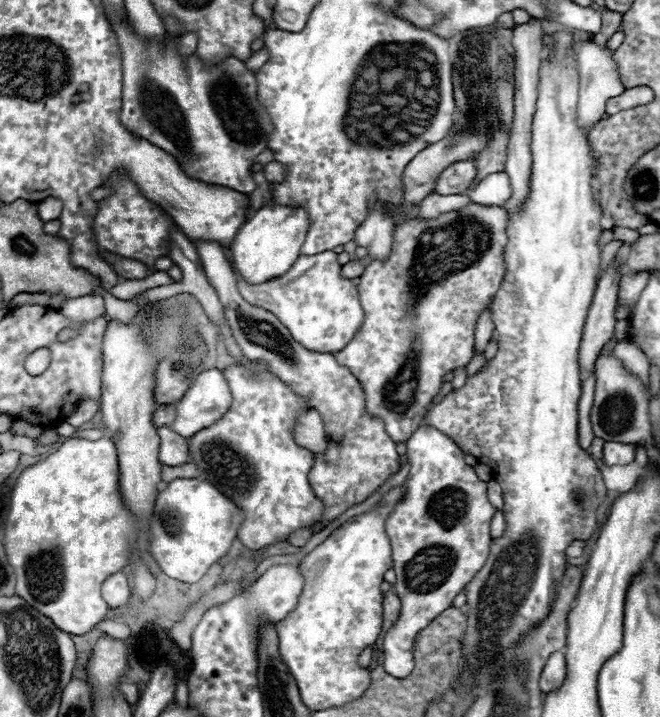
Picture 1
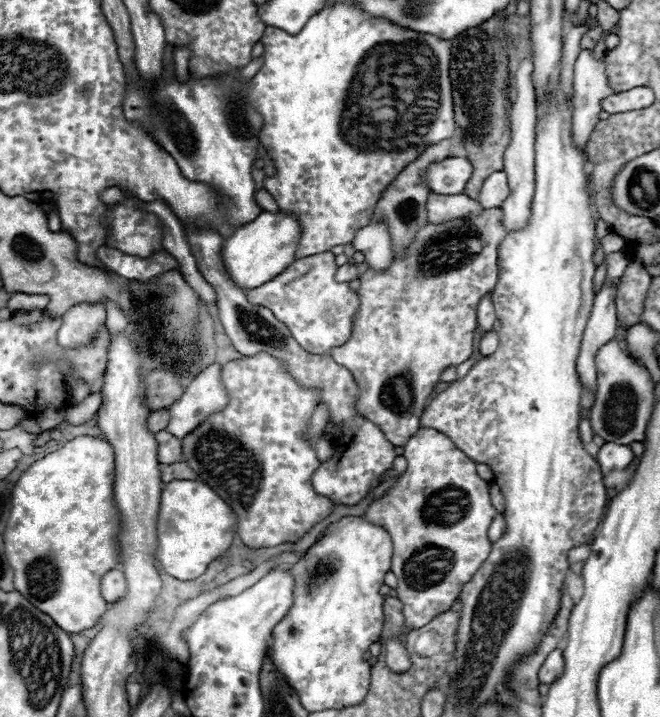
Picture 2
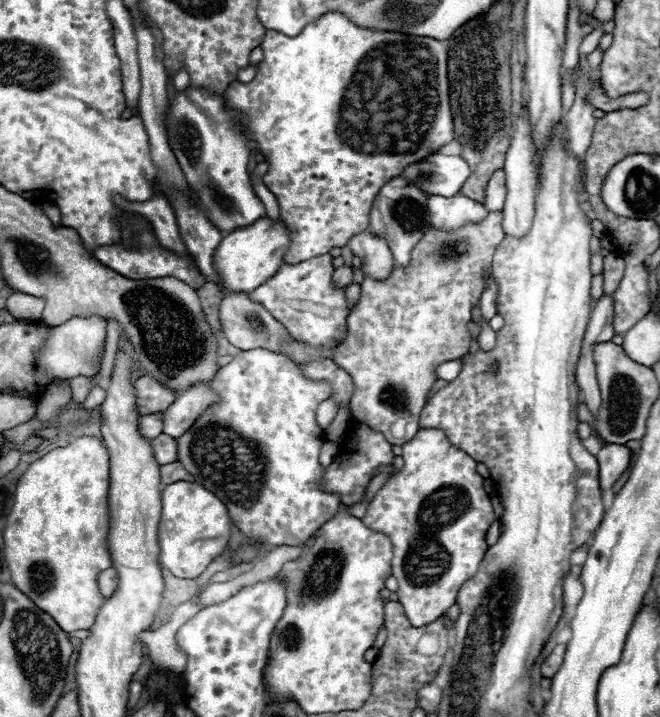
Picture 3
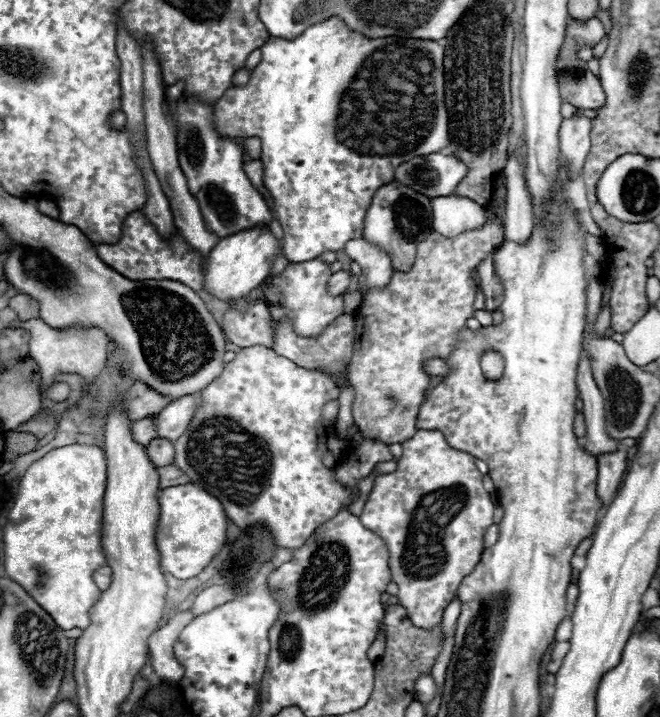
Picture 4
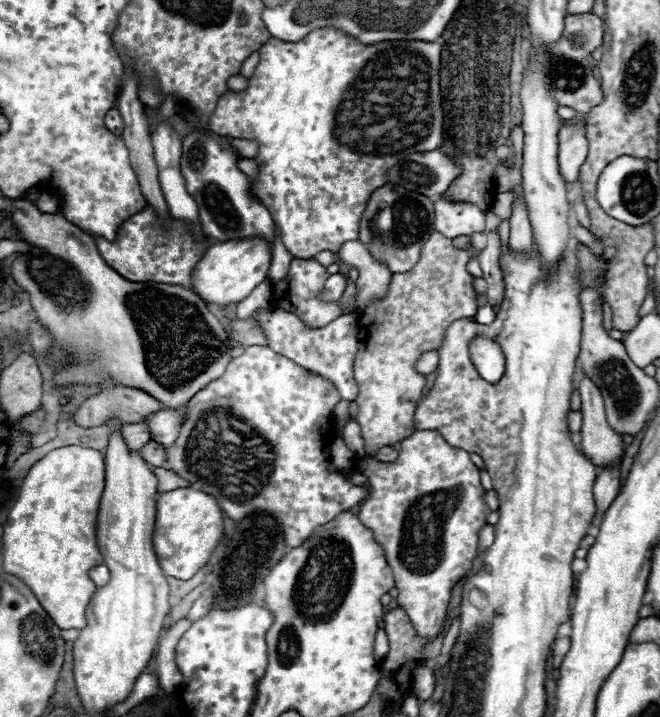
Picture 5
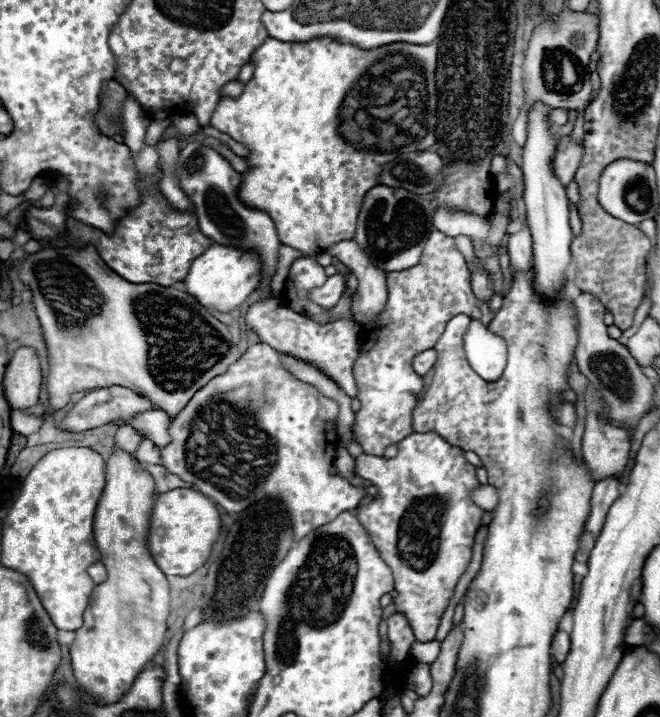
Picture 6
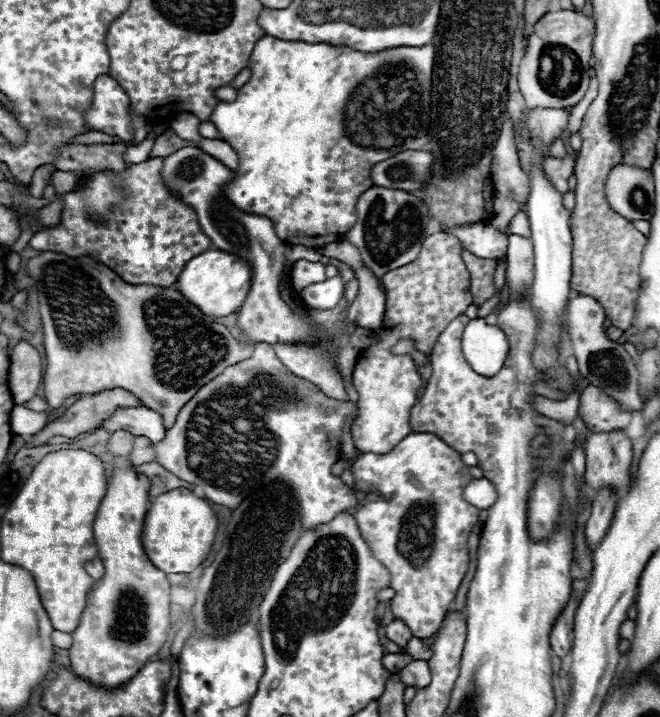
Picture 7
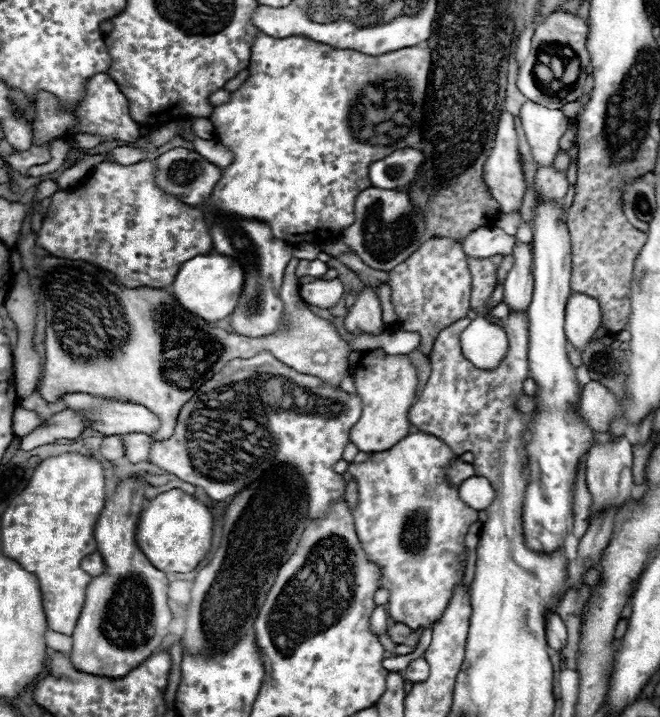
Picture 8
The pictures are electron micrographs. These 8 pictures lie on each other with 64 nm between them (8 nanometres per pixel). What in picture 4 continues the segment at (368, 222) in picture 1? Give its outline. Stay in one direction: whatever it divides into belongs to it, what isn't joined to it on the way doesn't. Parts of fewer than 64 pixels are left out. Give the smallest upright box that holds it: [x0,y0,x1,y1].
[344,238,394,296]

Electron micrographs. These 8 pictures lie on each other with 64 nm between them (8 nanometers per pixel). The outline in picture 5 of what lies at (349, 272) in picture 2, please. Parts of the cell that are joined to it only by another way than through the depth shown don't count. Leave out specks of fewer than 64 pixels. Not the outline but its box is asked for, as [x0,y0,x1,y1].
[320,274,348,302]

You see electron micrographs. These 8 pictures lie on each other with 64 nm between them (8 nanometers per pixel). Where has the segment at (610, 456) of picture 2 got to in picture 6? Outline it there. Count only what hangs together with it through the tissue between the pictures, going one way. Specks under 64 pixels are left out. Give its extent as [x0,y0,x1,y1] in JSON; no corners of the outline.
[586,478,620,538]

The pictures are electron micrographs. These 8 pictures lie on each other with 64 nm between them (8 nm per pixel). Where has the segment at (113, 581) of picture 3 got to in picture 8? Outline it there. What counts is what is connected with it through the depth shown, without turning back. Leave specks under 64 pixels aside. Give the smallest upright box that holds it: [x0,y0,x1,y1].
[82,552,104,578]

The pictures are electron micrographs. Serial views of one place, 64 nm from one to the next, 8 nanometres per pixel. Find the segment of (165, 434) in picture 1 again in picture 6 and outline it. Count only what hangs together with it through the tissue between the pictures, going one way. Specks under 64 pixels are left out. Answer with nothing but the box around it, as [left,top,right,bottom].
[134,438,160,464]

